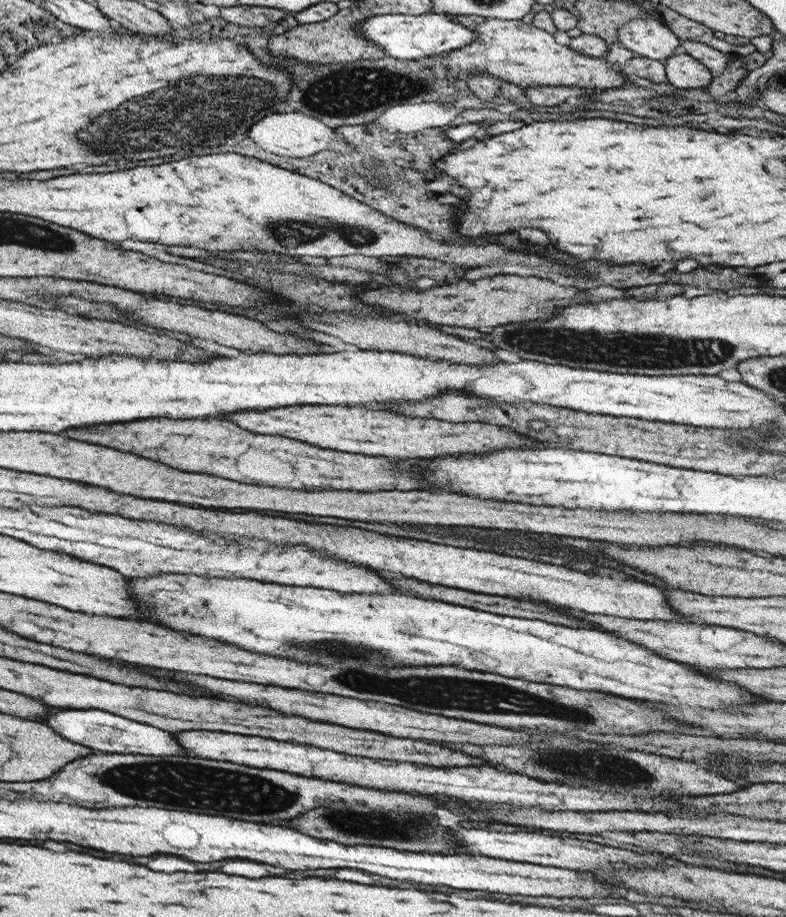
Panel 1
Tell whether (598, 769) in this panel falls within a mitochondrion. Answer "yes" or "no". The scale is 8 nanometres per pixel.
yes

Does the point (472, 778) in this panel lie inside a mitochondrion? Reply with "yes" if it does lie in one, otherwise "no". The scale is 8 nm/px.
no

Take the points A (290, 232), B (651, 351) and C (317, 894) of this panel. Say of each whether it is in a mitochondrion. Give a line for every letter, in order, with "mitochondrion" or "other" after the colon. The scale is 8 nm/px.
A: mitochondrion
B: mitochondrion
C: other

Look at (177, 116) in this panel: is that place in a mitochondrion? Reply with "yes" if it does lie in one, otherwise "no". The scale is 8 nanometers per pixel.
yes

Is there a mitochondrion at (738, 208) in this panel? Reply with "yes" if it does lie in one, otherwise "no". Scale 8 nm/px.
no

